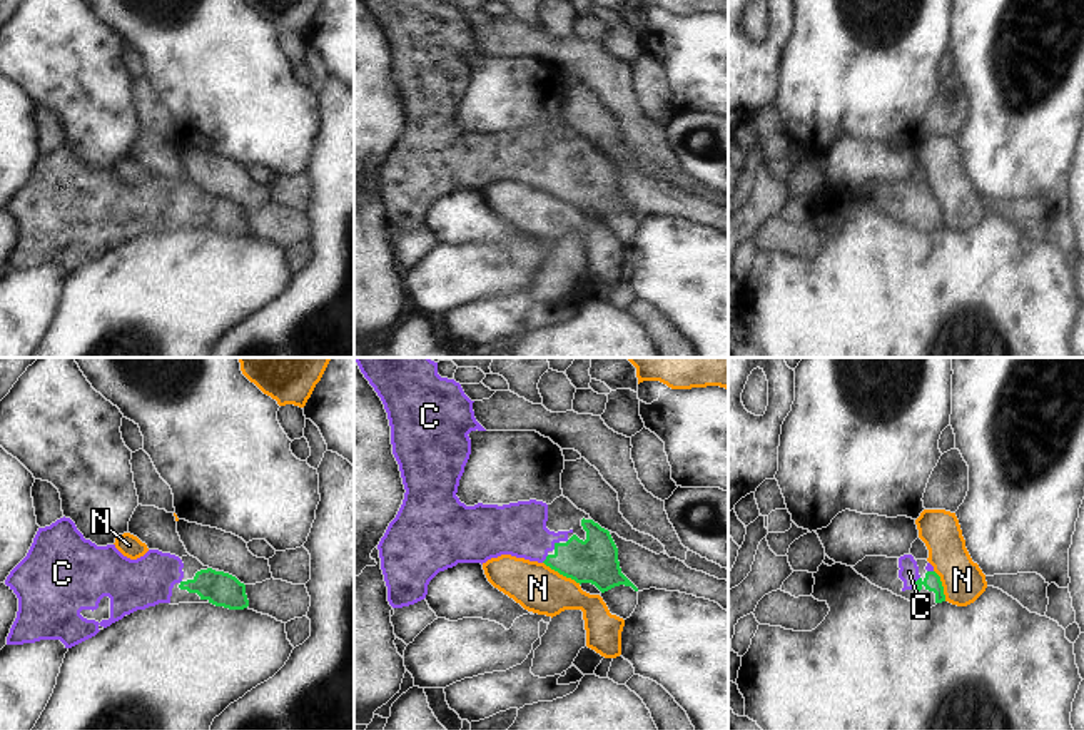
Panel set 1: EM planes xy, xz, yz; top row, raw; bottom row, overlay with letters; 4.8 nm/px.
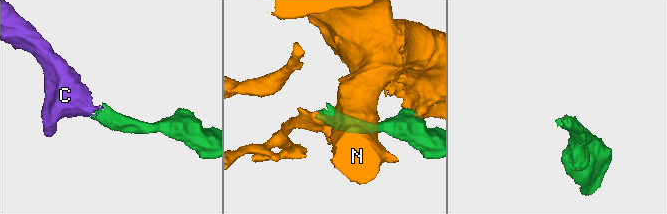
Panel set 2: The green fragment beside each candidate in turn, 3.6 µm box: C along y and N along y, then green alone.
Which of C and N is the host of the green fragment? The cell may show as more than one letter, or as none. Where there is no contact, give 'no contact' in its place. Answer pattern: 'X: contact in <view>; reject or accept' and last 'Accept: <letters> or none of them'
C: contact in yz; accept
N: contact in xz; reject
Accept: C

